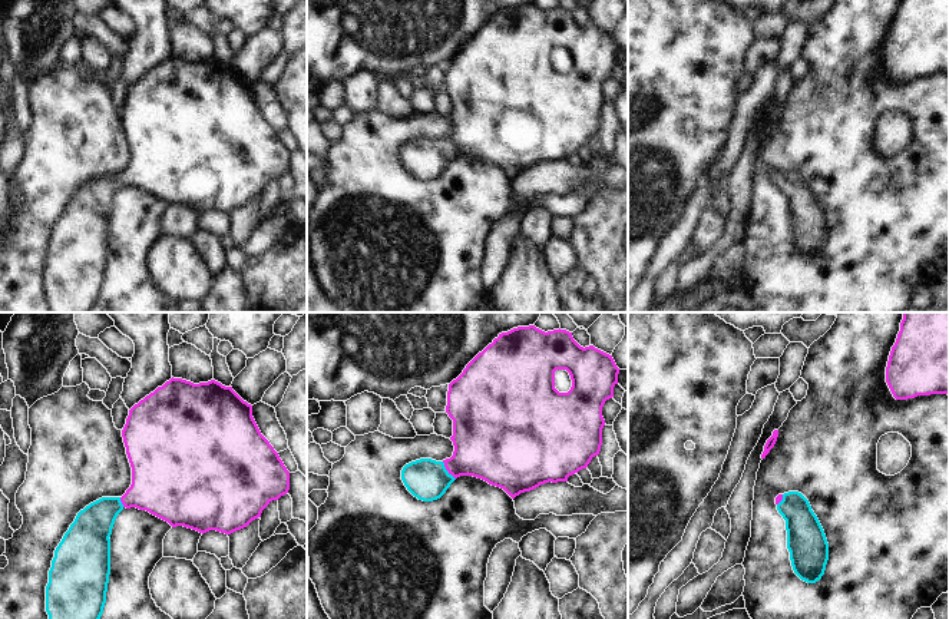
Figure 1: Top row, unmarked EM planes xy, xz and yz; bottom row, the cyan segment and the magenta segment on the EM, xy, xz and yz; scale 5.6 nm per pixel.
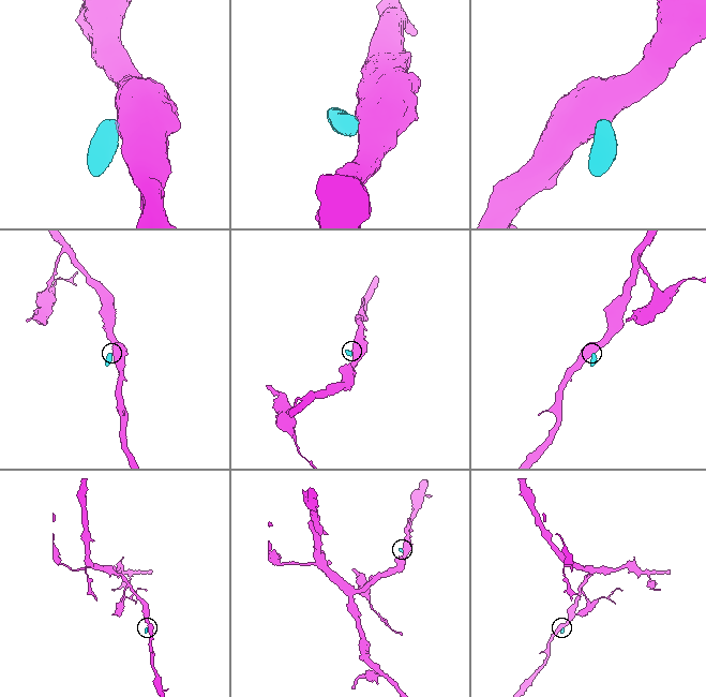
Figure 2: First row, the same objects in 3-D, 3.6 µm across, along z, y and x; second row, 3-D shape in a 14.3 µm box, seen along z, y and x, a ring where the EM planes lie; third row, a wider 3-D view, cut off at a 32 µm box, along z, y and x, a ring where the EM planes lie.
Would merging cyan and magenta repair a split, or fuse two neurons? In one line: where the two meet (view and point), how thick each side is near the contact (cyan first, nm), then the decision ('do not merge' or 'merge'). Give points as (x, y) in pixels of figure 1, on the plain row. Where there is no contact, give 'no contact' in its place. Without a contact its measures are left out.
xz (446, 149) | 240/340 nm | merge

